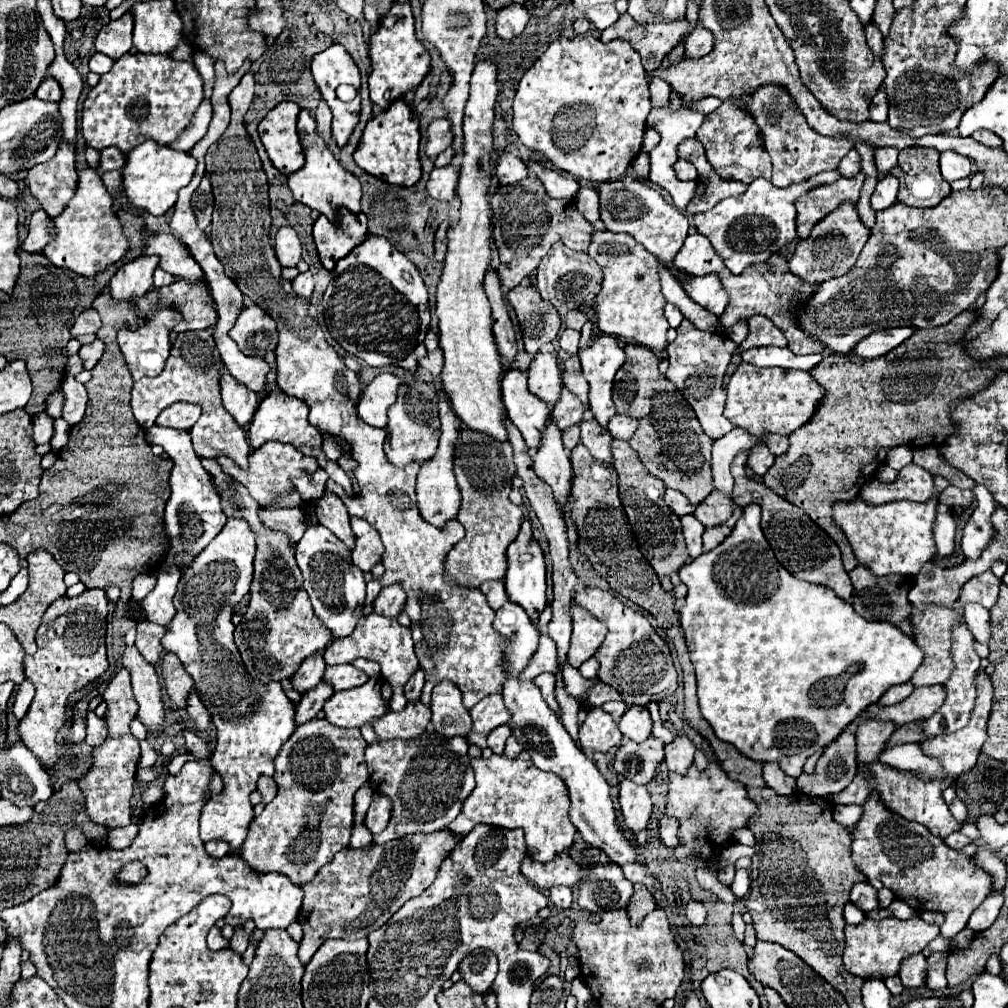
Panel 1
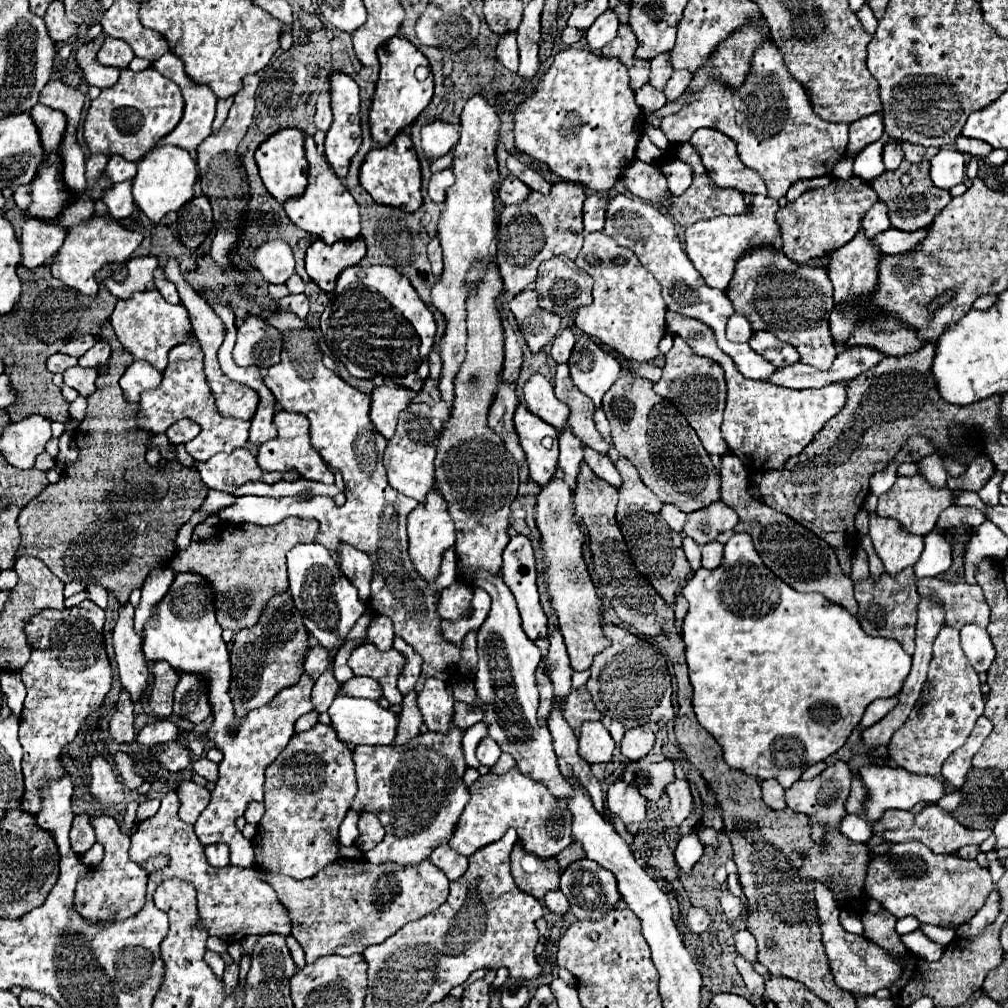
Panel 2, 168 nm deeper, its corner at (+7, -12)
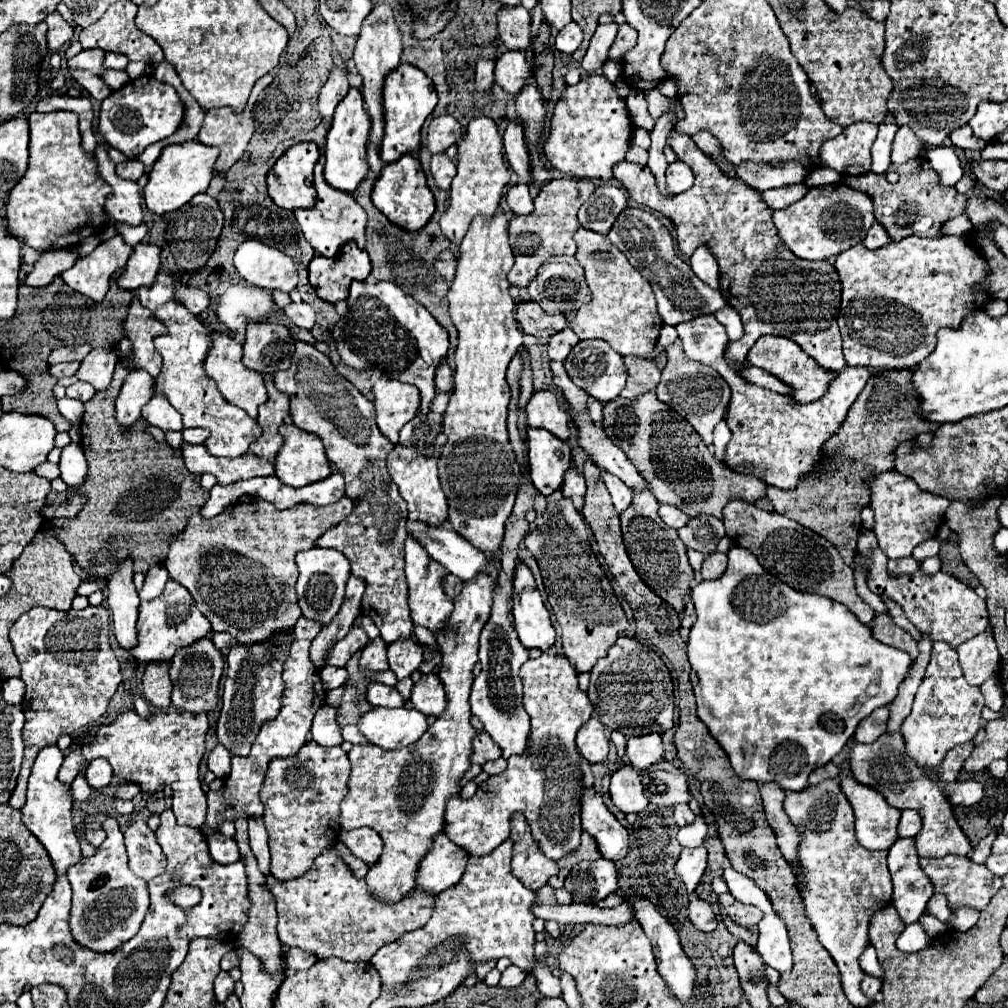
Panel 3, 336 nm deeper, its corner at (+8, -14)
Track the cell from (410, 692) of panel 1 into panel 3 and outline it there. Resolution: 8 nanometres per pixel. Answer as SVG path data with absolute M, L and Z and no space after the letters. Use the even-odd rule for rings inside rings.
M414 637L388 643L388 665L398 677L398 681L412 675L422 661L422 647Z

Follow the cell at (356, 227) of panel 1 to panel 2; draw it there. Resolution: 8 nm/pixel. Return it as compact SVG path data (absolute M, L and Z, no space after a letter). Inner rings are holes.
M357 237L353 241L343 241L335 245L325 245L321 239L313 241L305 255L305 267L309 277L325 291L335 289L337 275L351 265L357 265L365 255L365 241Z

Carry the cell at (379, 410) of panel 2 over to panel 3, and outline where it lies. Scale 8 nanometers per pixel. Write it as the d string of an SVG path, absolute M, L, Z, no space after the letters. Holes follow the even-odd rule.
M382 377L372 387L376 421L380 431L392 441L398 443L398 431L416 417L420 409L420 391L410 383L398 379Z

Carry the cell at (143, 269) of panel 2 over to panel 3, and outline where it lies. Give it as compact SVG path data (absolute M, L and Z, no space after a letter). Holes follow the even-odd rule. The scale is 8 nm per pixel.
M138 243L118 277L118 285L128 291L150 287L160 269L160 249L152 243Z

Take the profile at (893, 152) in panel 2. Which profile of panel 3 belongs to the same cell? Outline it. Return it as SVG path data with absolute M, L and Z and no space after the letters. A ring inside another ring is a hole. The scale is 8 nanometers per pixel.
M908 125L900 127L896 133L896 139L894 139L894 147L892 147L892 163L900 165L910 159L916 159L916 157L920 157L924 147L926 147L924 141L918 139Z

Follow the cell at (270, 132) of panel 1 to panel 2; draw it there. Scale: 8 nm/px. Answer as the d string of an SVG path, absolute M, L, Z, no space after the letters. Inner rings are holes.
M293 127L279 129L277 133L269 135L255 151L255 161L259 165L261 179L267 191L281 203L287 197L297 197L307 187L307 159L303 153L303 137L305 133L299 129L293 129Z

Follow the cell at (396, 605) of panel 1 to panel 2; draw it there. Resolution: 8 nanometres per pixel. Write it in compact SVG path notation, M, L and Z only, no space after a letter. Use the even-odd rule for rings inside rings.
M375 615L369 623L369 631L367 631L367 639L377 645L379 649L387 651L391 649L391 643L393 643L393 621L385 615Z

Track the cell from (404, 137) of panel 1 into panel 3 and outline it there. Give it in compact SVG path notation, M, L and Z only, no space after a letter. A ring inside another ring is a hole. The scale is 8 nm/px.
M404 155L396 163L390 163L382 169L372 191L372 201L394 225L406 231L422 229L432 219L434 209L436 209L436 199L432 191L428 189L426 175L420 167L420 161L414 155Z

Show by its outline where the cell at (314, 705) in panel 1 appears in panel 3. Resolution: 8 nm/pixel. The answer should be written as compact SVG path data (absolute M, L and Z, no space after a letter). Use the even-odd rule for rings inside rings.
M312 547L308 551L300 551L296 563L300 569L296 591L300 597L302 615L308 619L318 619L322 625L330 623L330 619L338 613L344 599L344 587L350 577L350 561L334 549Z

